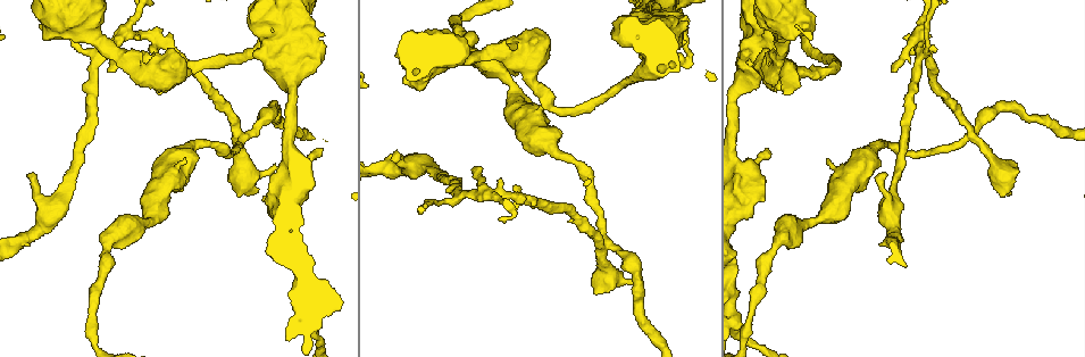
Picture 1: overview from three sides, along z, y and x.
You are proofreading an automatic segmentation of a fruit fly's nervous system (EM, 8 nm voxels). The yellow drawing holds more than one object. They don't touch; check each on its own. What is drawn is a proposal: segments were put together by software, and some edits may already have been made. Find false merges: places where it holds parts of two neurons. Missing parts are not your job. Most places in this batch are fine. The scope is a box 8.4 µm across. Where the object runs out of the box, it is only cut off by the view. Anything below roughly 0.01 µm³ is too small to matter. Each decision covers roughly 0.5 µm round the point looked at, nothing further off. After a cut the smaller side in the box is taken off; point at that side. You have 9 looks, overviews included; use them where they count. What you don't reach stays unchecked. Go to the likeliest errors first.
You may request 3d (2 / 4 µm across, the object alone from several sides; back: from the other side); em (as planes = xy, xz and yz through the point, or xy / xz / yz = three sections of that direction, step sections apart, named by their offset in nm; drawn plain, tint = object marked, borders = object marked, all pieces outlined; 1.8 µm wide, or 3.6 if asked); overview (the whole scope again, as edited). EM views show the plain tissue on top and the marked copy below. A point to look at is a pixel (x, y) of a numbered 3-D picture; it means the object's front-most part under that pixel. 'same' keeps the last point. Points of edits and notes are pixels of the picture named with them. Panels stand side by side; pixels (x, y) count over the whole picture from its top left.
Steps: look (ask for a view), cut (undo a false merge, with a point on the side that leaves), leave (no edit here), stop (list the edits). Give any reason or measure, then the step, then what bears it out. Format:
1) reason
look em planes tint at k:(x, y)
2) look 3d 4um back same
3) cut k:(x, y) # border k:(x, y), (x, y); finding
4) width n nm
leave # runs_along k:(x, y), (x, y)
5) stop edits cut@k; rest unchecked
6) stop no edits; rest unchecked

four arms meet
look 3d 2um at 1:(129, 35)

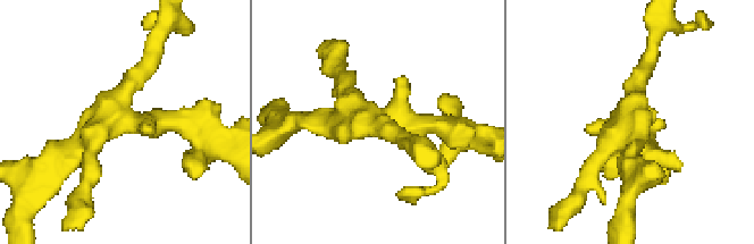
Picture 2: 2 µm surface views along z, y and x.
arms 4
look em yz step 4 tint at 2:(627, 118)

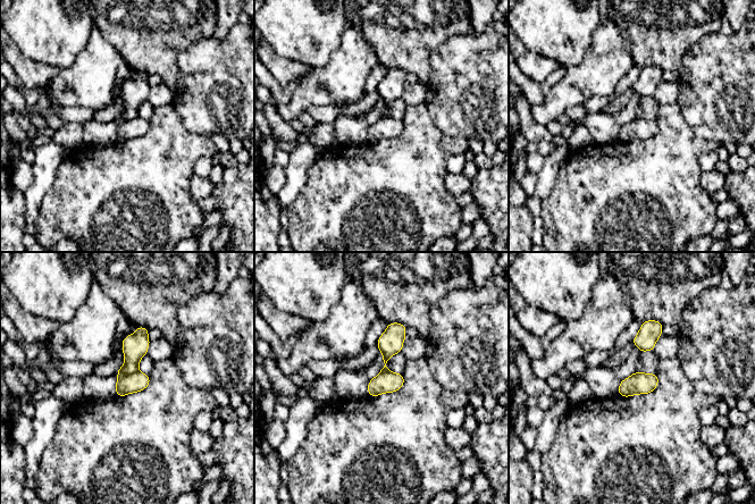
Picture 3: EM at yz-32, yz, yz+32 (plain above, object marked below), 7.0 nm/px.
width 160 nm
cut 3:(135, 346) # a second neuron is stuck on

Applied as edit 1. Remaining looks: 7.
look overview

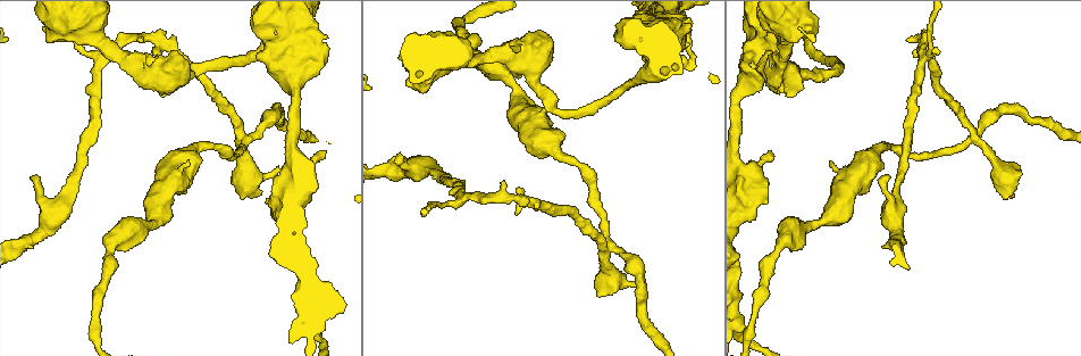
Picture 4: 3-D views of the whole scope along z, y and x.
look em xy step 16 tint at 4:(241, 137)

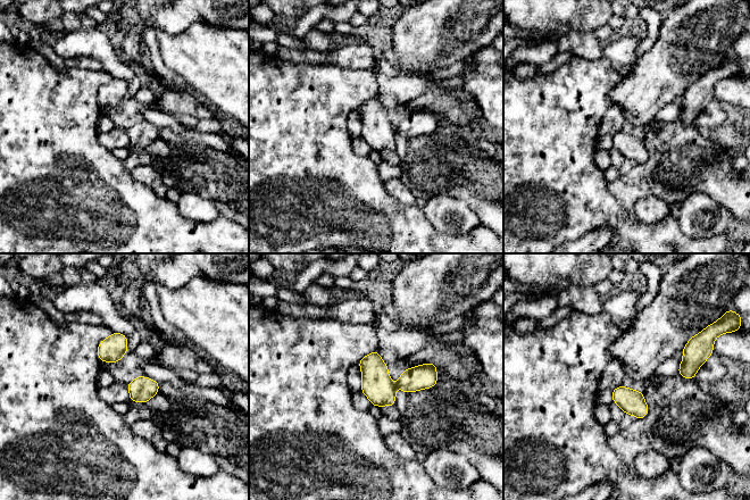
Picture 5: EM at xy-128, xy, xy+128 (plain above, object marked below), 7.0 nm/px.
look em planes borders same

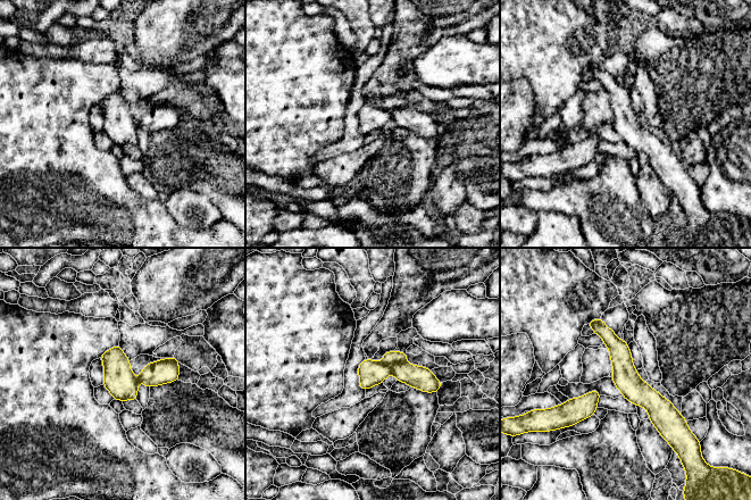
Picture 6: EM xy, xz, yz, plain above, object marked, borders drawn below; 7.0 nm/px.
cut 6:(372, 373) # part_leaving 6:(592, 323), (679, 418); a second neuron is stuck on

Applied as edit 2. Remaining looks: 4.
redraw
look overview

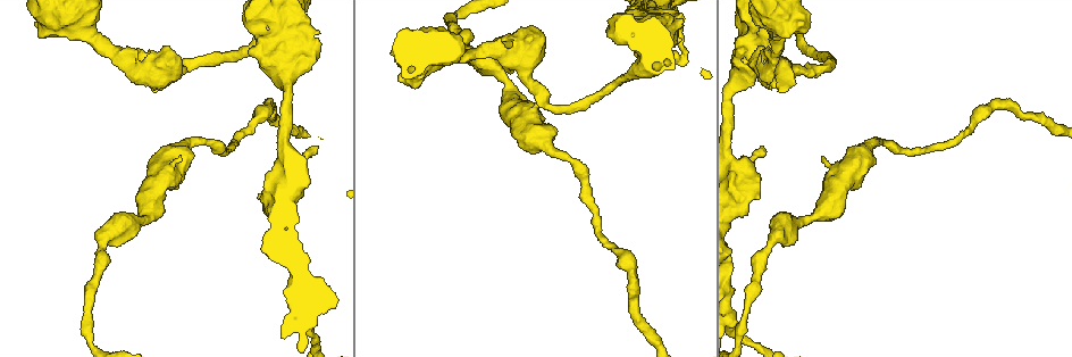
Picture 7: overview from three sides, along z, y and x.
looks like a crossing
look 3d 4um at 7:(737, 169)

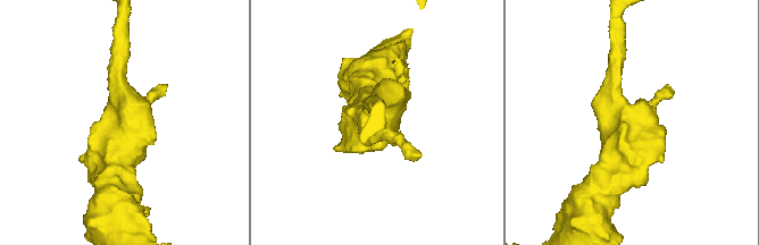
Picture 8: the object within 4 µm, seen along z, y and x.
need the tissue
look em 3.6um yz step 8 tint at 8:(124, 117)

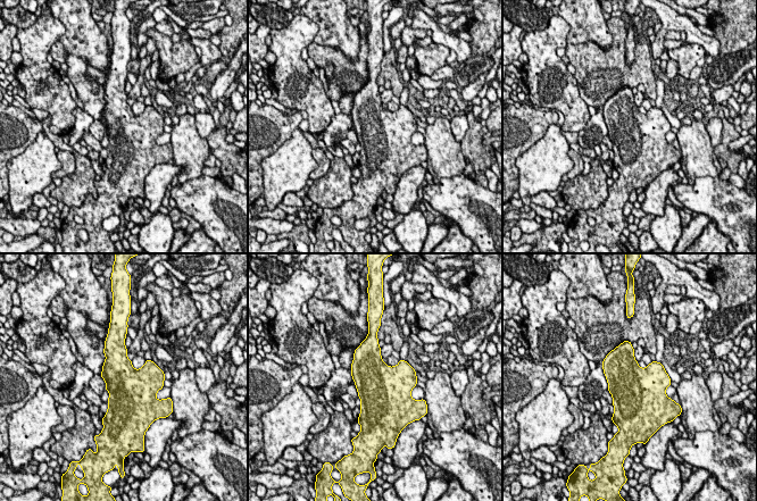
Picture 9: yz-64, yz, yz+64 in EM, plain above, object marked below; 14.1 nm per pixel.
another direction
look em 3.6um xy step 4 tint same

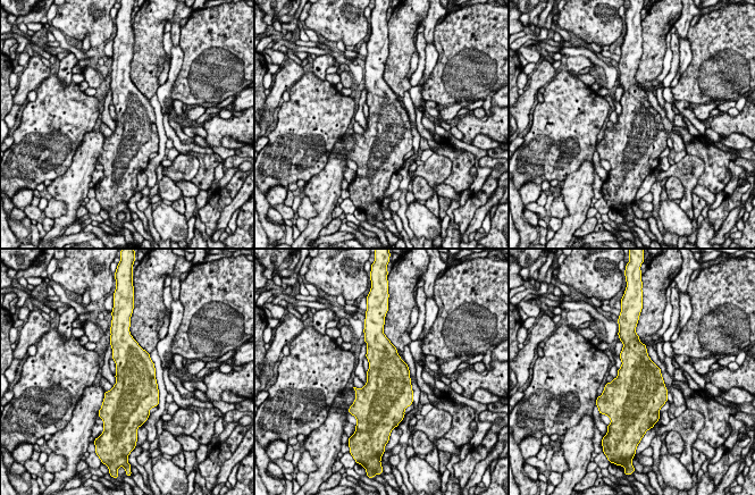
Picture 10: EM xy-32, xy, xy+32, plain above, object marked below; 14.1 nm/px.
width 600 nm
leave # one neuron here

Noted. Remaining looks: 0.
stop edits cut@3, cut@6; rest unchecked

